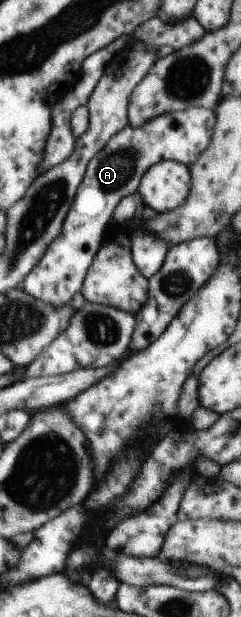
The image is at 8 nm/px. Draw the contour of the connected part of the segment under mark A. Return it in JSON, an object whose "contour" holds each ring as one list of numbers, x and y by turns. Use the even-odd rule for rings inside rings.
{"contour":[[191,107,175,114,161,114,139,128,127,125,117,132,87,165,87,172,61,226,61,234,47,246,41,260,23,278,21,288,53,308,76,301,119,201,138,191,141,178,157,162,172,160,188,167,197,162,211,142,215,118,214,109]]}

